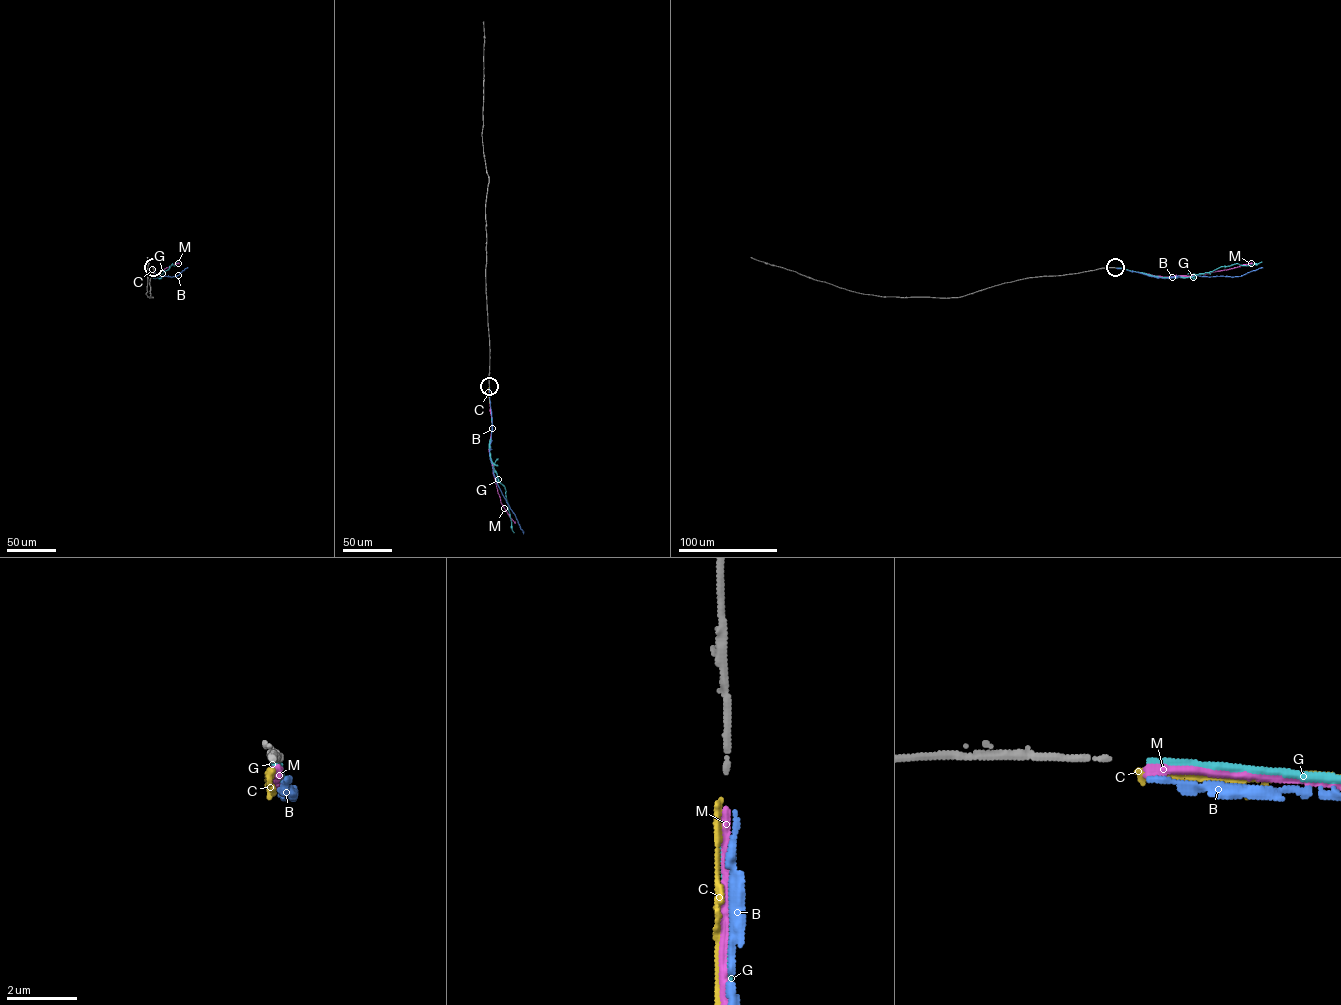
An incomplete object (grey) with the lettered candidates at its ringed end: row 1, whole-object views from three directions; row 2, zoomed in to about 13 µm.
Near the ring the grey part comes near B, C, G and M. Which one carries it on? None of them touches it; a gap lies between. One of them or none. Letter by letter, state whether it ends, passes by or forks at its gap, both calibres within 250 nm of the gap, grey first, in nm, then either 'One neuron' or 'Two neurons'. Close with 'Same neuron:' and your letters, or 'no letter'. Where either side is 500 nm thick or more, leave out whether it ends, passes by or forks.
B: It ends there. Thickness 150 nm (grey) against 150 nm. Two neurons
C: It ends there. Thickness 150 nm (grey) against 220 nm. Two neurons
G: It ends there. Thickness 150 nm (grey) against 190 nm. One neuron
M: It ends there. Thickness 150 nm (grey) against 260 nm. Two neurons
Same neuron: G

